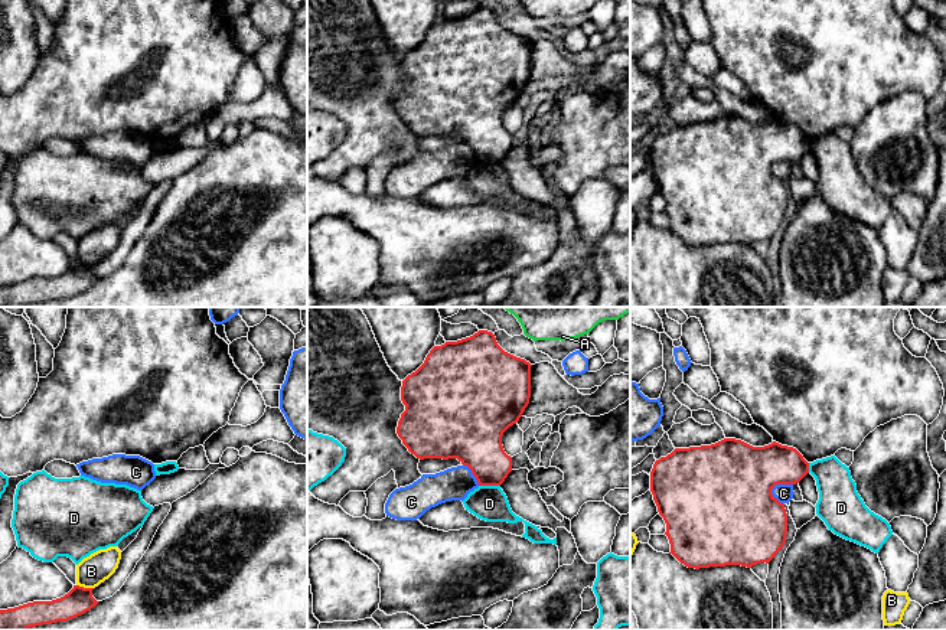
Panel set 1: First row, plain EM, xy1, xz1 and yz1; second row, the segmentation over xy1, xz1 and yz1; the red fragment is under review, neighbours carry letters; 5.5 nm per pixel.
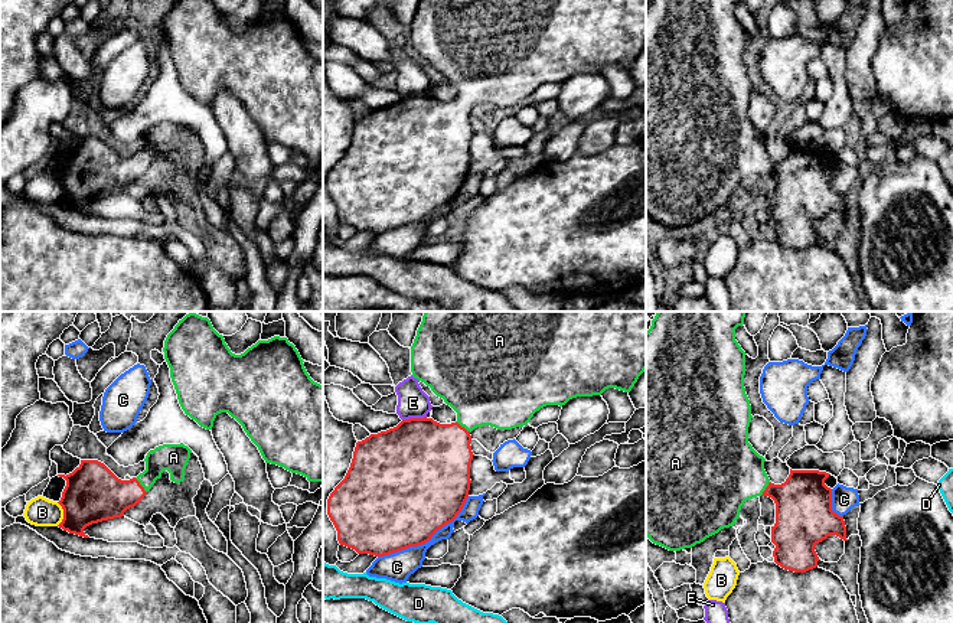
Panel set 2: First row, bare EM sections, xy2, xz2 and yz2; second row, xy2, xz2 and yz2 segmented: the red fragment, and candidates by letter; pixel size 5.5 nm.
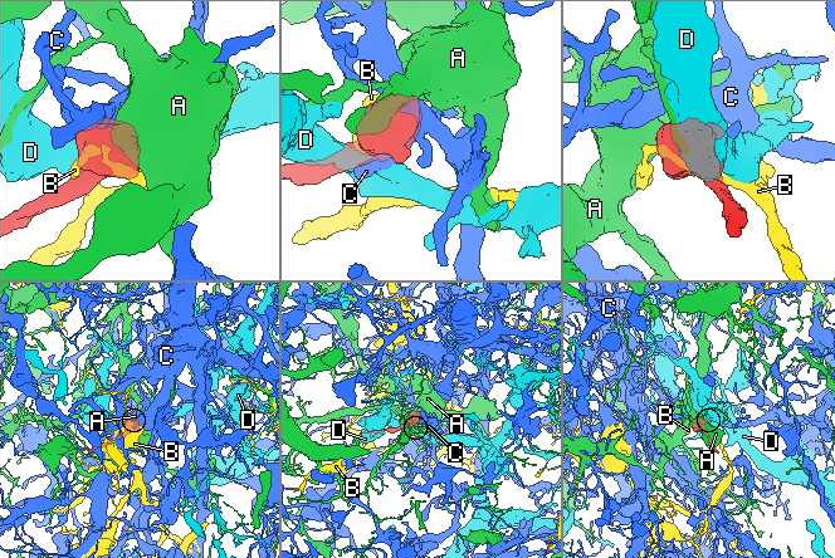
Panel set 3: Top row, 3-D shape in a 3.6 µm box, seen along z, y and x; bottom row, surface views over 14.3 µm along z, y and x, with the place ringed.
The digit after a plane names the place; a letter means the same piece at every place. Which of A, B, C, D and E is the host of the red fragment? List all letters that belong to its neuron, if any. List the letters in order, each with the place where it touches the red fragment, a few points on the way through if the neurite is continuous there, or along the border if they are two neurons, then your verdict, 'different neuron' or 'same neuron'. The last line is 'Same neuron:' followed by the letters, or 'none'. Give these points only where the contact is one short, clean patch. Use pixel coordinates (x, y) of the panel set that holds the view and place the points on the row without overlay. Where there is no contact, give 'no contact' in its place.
A: contact xy2 (140, 162); way xy2 (97, 172), (123, 172), (140, 162), (167, 134), (173, 134); same neuron
B: contact xy2 (64, 191); different neuron
C: contact xz2 (427, 218); different neuron
D: contact xz1 (489, 162); border xz1 (479, 162), (499, 163); different neuron
E: contact xz2 (414, 95); different neuron
Same neuron: A

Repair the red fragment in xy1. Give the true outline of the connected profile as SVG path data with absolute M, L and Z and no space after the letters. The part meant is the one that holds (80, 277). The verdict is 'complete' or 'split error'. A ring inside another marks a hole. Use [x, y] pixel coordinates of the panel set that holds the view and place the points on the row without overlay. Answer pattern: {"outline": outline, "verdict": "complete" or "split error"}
{"outline": "M74 262L61 275L0 287L0 307L27 307L29 304L75 296L100 280L92 274L92 267Z", "verdict": "complete"}

